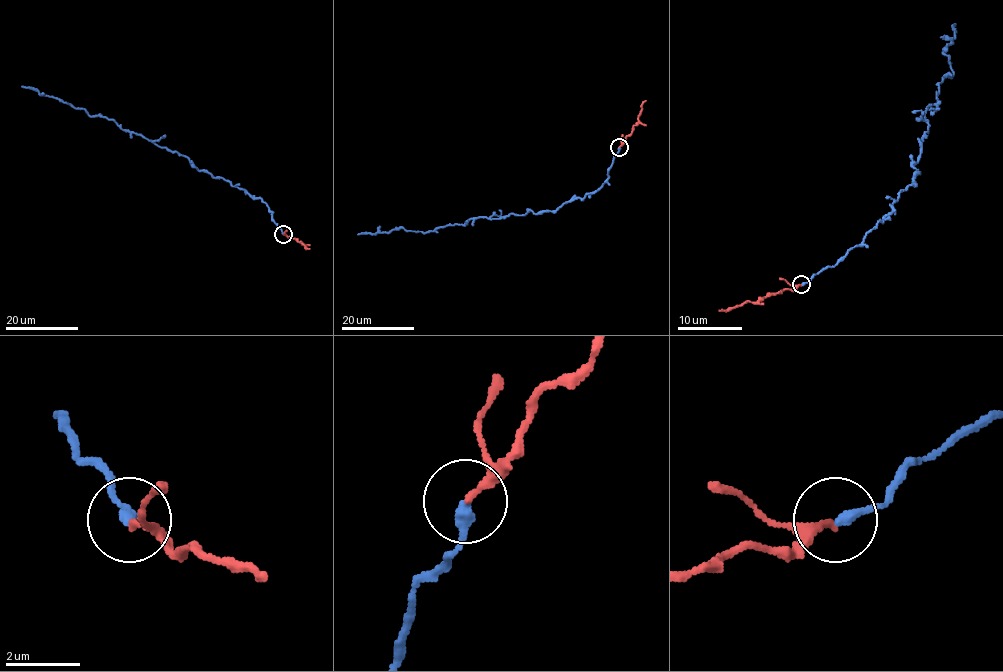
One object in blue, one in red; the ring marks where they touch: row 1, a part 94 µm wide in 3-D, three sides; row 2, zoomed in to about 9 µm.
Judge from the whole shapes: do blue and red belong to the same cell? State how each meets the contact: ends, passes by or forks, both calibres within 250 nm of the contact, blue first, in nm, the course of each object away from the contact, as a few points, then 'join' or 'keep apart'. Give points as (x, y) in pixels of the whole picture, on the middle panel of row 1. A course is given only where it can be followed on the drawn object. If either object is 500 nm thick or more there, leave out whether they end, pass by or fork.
blue ends; red ends; calibres 300 and 190 nm; course blue (619, 147), (608, 178), (596, 191), (555, 210), (477, 217), (424, 233), (395, 228), (358, 234); course red (619, 147), (638, 122), (645, 100); join

